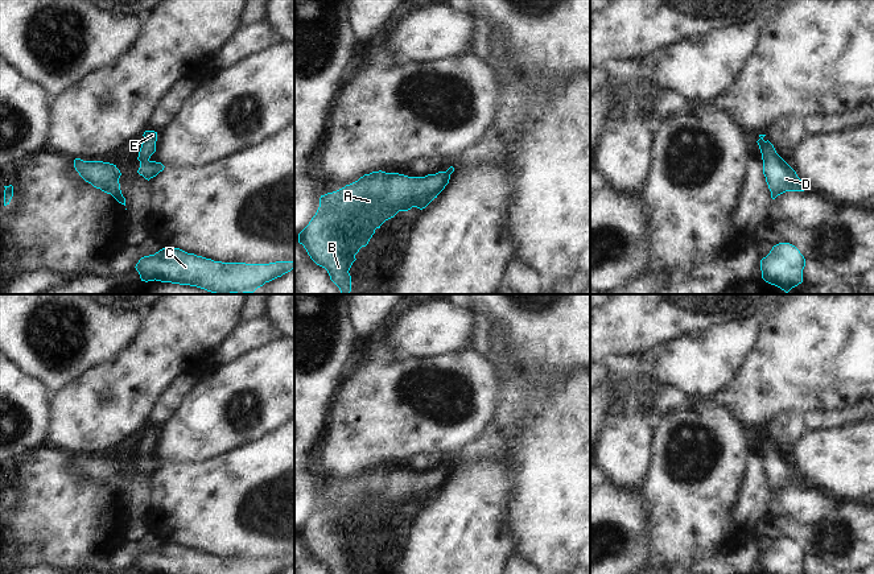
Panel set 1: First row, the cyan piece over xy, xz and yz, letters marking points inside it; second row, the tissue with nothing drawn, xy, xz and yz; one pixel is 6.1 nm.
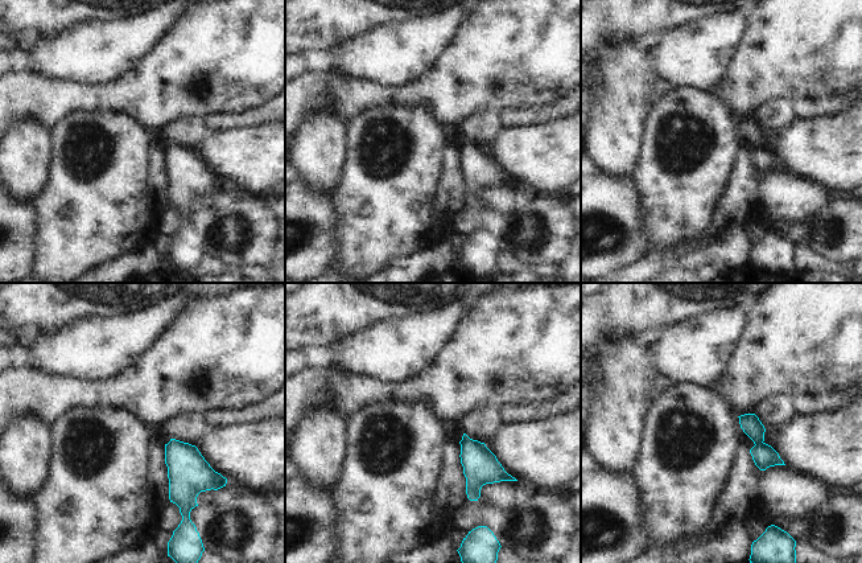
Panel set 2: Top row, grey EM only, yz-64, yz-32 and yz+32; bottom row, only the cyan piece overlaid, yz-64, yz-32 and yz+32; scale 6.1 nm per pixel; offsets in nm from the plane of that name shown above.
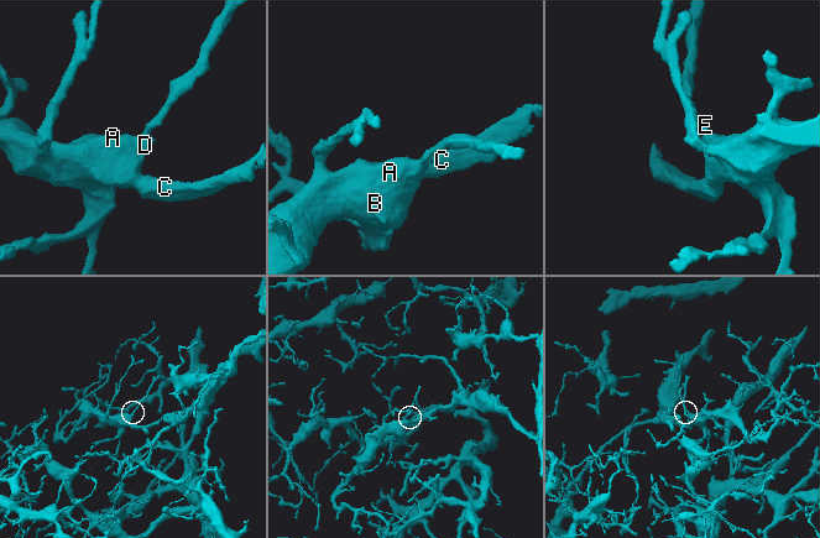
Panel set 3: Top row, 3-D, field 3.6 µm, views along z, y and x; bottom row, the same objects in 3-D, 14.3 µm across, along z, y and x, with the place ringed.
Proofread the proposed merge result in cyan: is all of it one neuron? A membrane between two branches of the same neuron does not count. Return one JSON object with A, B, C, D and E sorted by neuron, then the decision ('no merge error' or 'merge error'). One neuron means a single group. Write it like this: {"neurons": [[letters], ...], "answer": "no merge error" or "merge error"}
{"neurons": [["A", "B", "C", "D", "E"]], "answer": "no merge error"}

